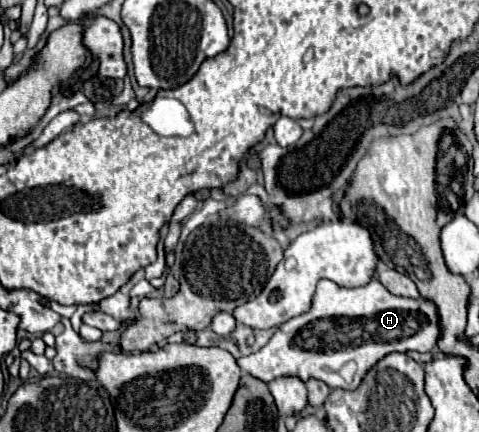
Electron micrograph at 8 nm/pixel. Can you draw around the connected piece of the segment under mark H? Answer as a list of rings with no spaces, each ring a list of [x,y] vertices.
[[[319,280],[311,308],[277,328],[259,352],[237,358],[237,364],[263,382],[279,376],[301,376],[303,382],[317,378],[329,388],[355,390],[383,356],[409,350],[431,352],[439,338],[437,306],[423,296],[393,296],[379,280],[359,288],[341,288],[331,280]]]

